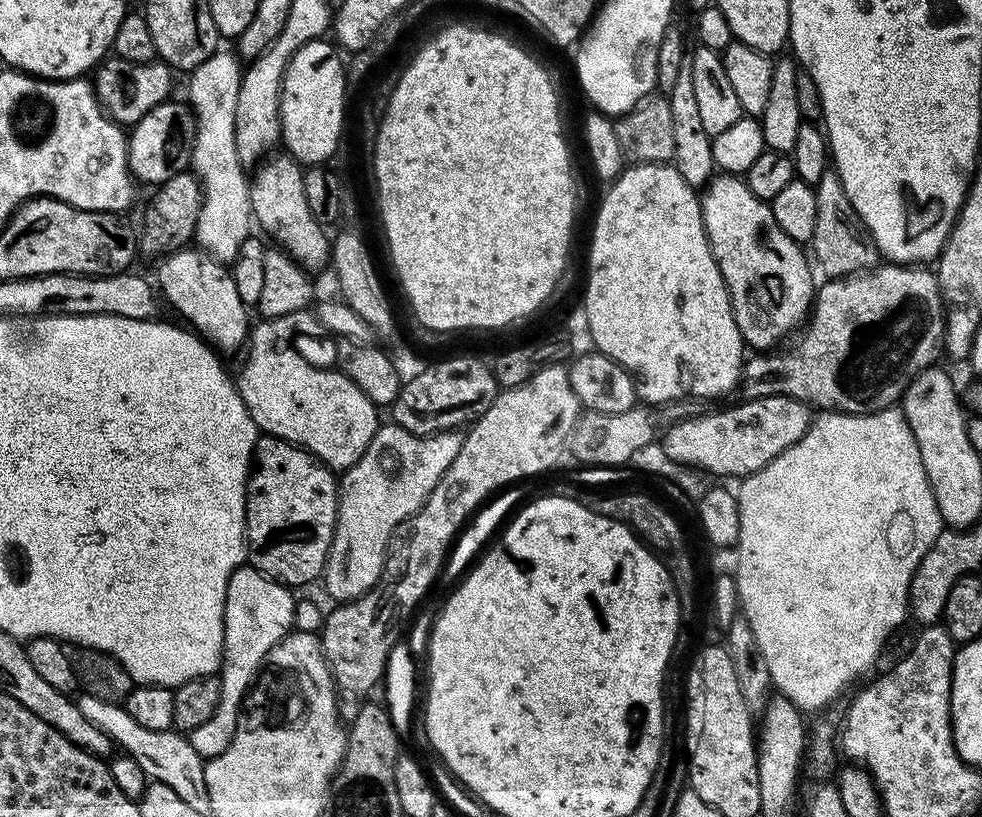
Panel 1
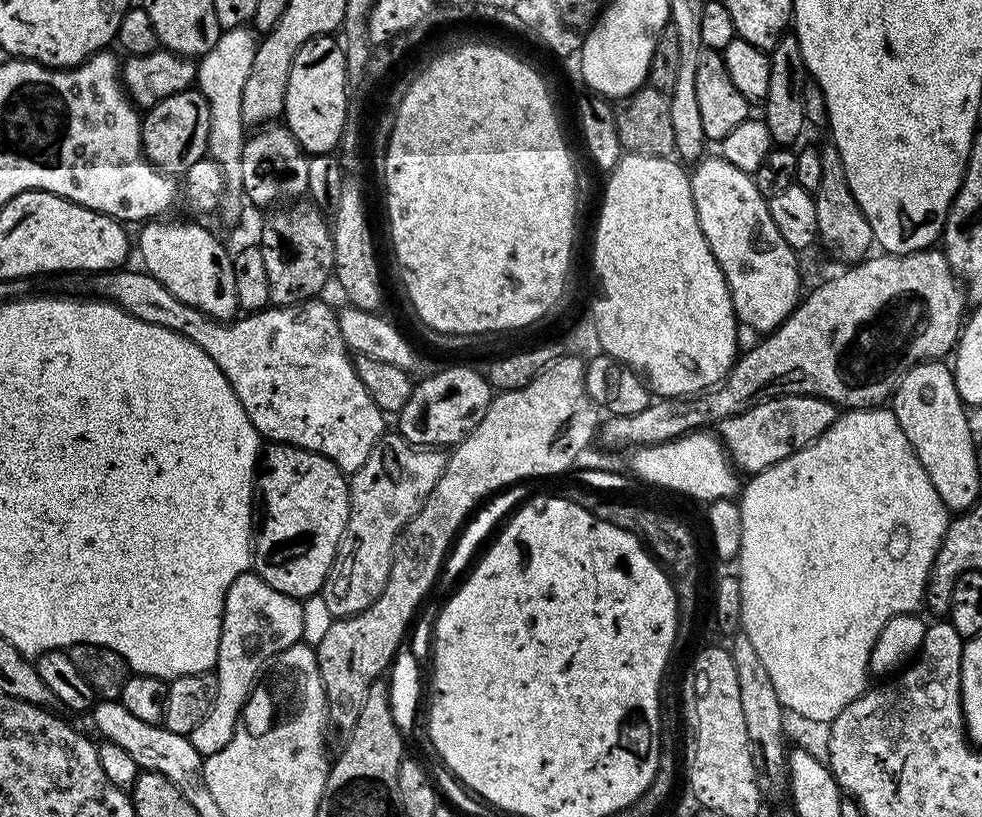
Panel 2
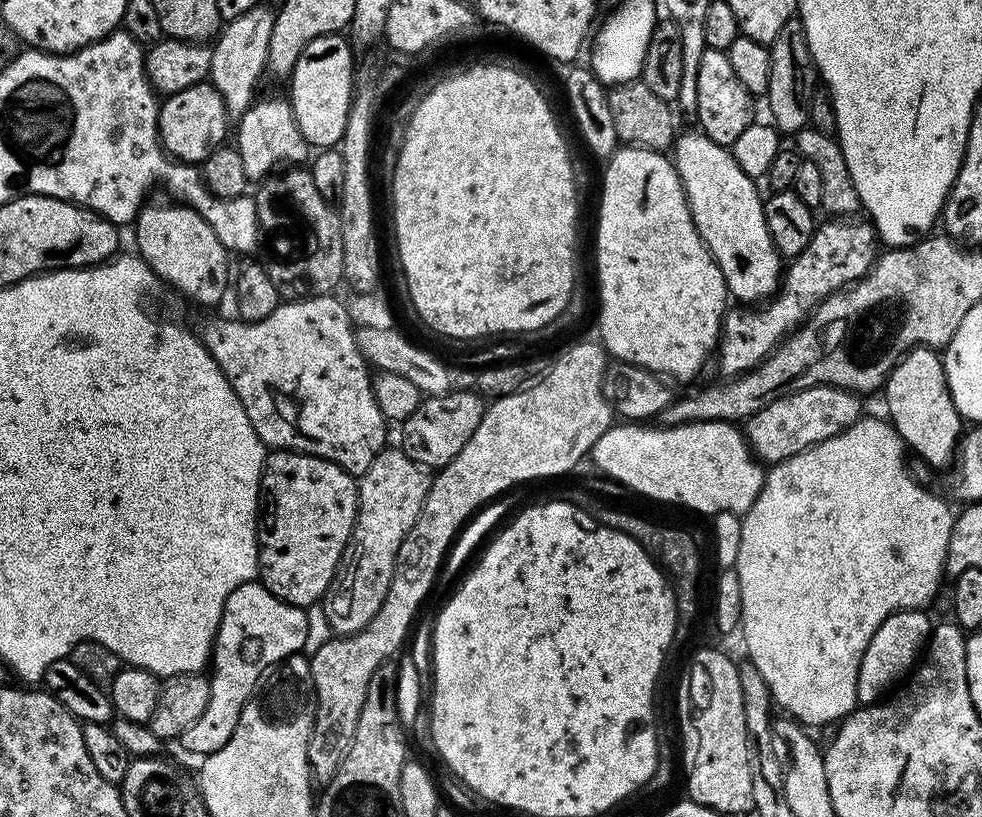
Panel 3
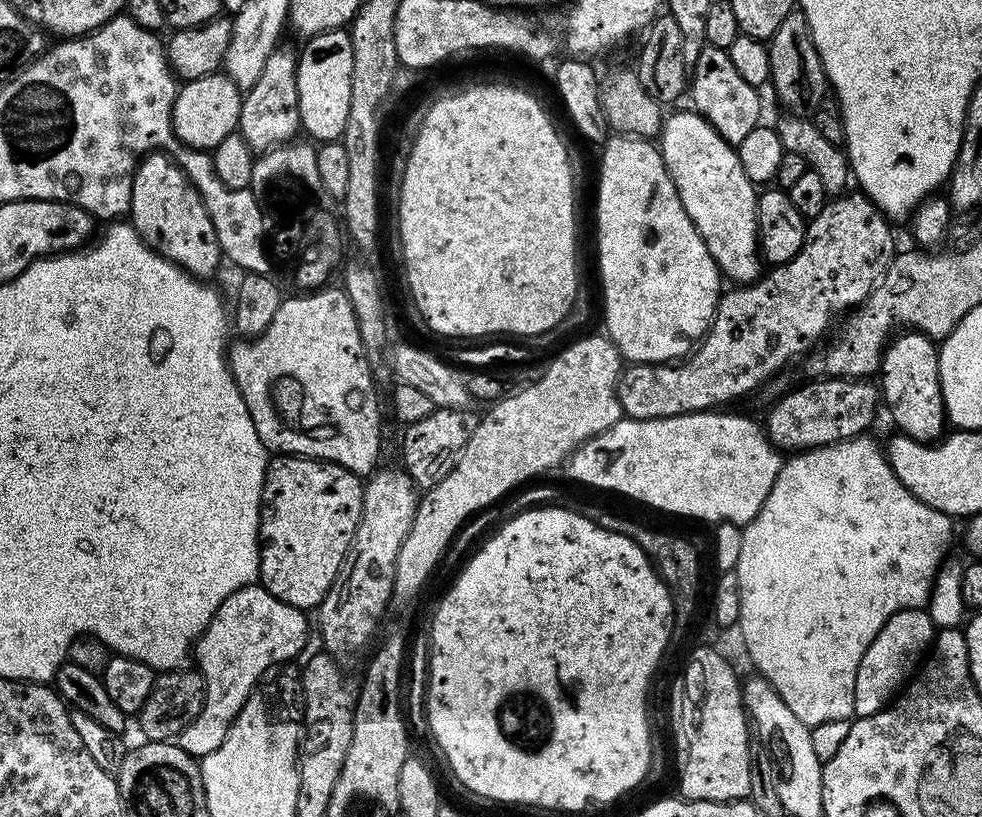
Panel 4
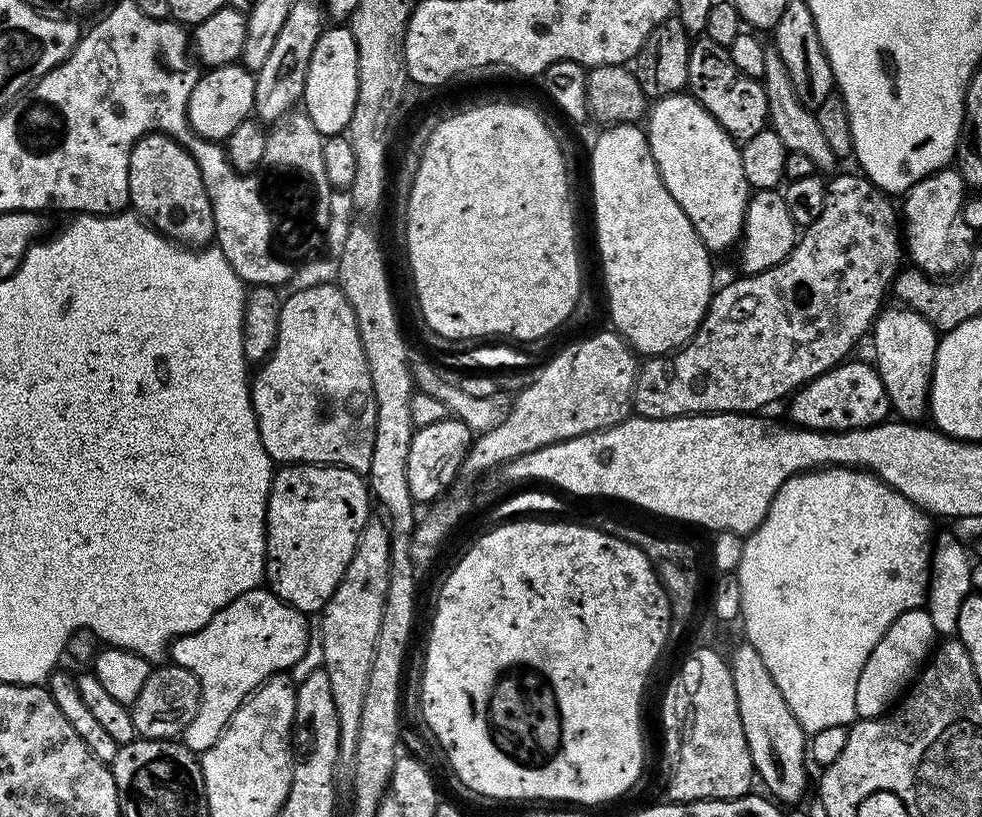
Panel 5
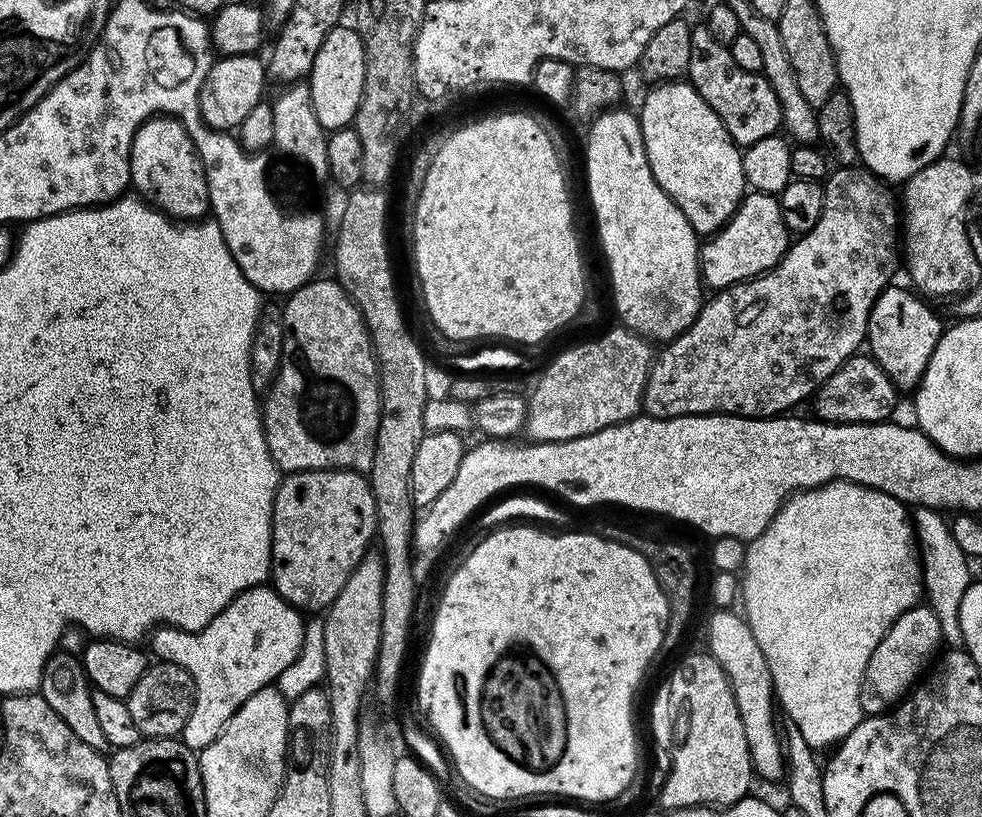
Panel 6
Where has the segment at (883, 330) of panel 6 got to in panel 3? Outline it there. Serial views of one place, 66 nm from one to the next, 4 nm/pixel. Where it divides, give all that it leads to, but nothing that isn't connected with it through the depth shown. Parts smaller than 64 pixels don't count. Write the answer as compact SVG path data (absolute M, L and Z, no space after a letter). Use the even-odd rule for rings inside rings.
M917 346L909 350L905 356L899 357L892 368L892 373L884 382L882 395L884 395L884 404L888 407L887 419L896 429L896 433L904 439L905 445L911 451L913 448L930 467L944 468L947 464L949 467L953 463L962 439L962 427L960 428L962 417L954 406L954 398L950 398L941 353L931 348Z

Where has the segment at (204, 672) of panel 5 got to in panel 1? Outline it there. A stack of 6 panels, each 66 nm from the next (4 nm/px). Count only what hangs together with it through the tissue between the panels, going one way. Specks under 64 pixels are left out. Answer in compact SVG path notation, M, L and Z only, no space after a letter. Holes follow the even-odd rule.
M241 566L230 574L224 603L224 653L220 659L219 678L222 694L218 710L198 730L187 733L187 740L203 758L221 756L234 738L242 715L245 696L260 675L270 650L293 631L297 597L291 587L264 576L257 568Z

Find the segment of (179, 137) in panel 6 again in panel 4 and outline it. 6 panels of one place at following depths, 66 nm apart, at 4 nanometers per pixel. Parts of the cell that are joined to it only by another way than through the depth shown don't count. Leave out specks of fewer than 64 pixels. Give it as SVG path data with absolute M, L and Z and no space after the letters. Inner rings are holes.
M163 150L148 153L137 163L136 172L132 175L132 207L130 223L141 238L155 248L162 256L173 260L179 268L197 278L212 278L216 267L222 264L222 253L218 234L214 230L214 222L210 222L210 214L206 214L206 206L198 194L198 190L186 178L172 157Z

